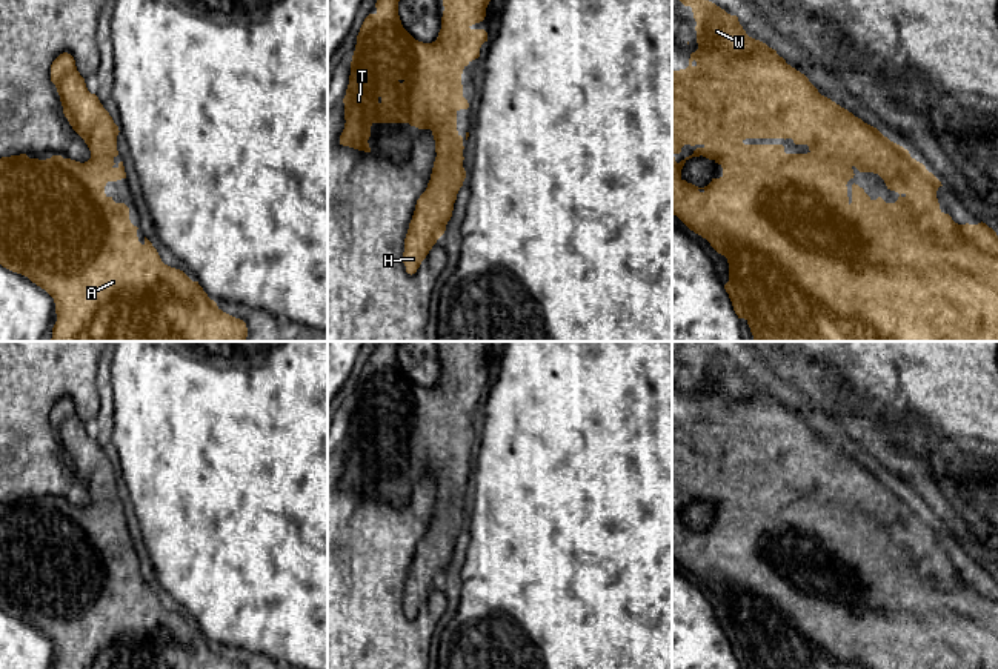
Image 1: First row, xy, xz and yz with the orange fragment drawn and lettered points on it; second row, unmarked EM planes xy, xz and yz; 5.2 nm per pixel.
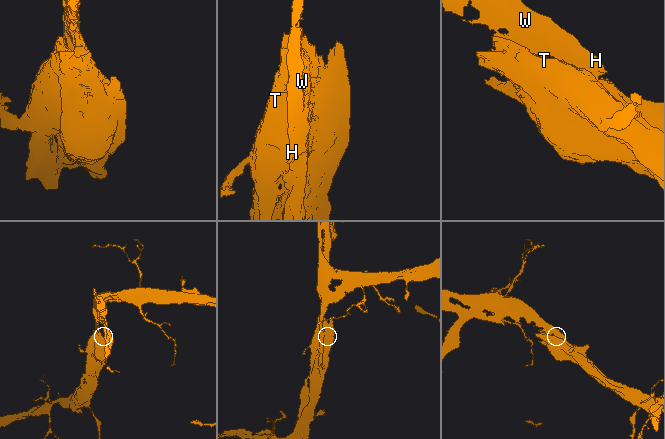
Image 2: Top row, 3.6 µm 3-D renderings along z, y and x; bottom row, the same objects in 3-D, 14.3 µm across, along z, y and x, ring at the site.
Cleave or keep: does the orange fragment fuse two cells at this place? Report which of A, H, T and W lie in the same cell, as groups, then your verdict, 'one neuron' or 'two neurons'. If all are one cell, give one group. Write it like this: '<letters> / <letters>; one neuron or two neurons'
A H T W; one neuron

